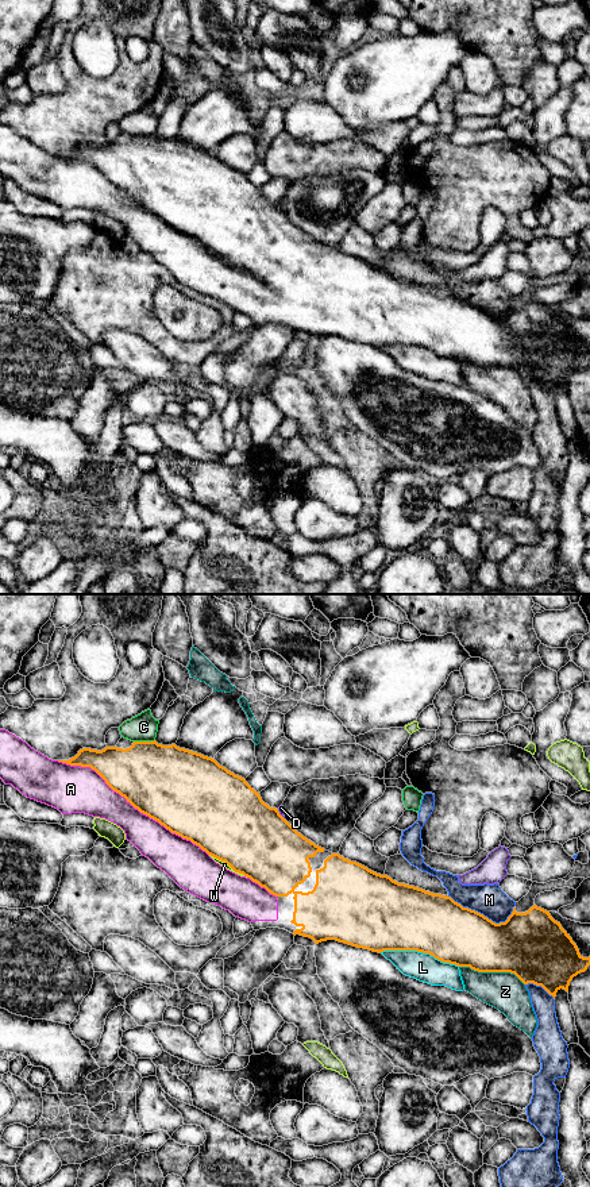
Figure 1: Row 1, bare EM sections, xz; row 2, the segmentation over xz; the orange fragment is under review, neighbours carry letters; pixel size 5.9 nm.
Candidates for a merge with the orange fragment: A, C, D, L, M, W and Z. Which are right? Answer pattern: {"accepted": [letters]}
{"accepted": ["A"]}

